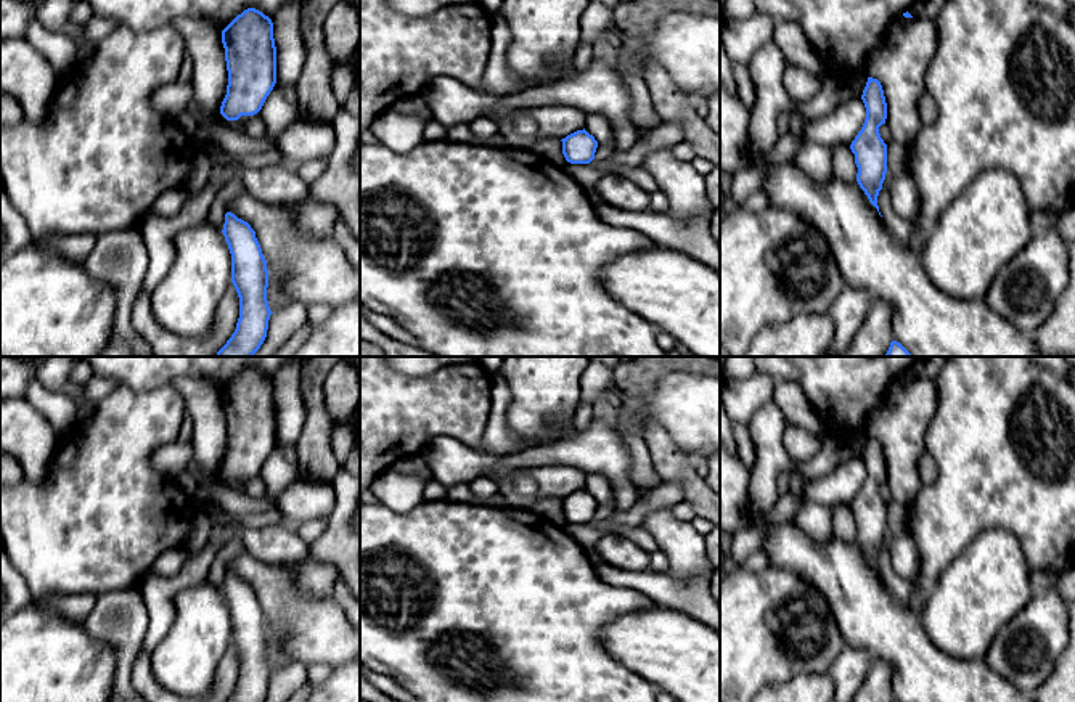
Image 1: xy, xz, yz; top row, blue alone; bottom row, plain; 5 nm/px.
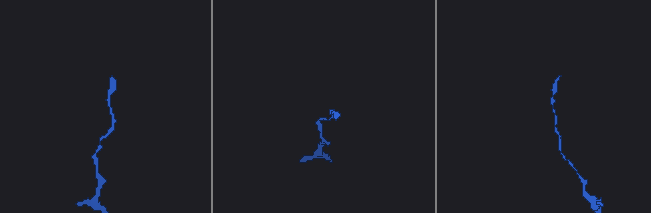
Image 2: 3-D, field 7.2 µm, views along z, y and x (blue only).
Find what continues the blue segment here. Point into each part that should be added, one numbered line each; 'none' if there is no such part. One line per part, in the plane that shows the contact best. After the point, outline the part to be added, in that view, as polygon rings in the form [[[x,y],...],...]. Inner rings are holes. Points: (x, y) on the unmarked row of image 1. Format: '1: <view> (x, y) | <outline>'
none

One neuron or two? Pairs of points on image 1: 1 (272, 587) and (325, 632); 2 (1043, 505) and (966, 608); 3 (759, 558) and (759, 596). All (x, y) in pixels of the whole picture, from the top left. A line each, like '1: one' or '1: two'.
1: one
2: two
3: two

